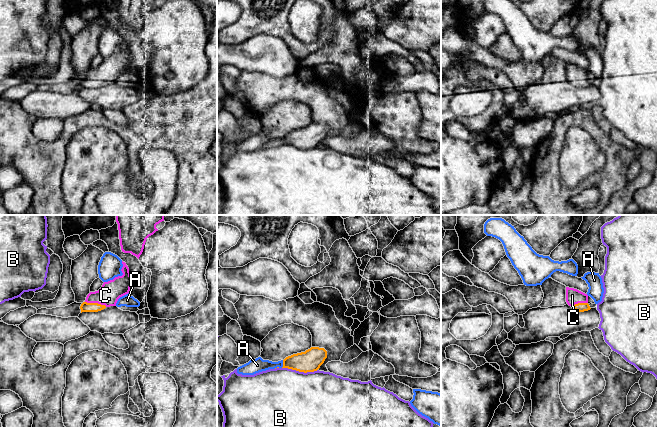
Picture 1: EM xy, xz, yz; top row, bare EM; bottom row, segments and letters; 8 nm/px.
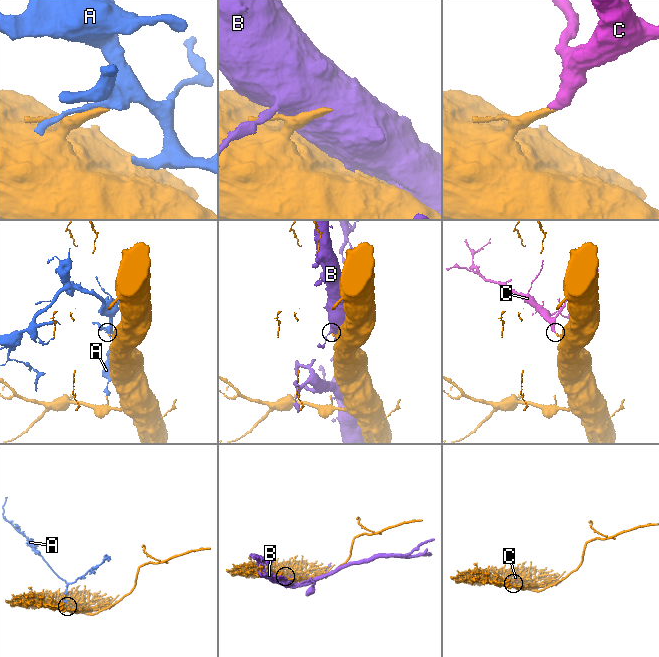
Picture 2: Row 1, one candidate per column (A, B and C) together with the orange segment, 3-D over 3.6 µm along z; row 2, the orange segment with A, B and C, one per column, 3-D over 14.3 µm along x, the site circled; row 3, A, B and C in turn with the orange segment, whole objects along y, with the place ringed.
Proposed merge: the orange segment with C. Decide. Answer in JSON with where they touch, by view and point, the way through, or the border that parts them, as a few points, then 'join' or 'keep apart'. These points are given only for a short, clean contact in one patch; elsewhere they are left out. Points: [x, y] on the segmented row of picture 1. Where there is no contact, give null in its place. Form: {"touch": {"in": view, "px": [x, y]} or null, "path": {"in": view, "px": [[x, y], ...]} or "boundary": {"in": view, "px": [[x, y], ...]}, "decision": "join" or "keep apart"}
{"touch": {"in": "xy", "px": [96, 303]}, "path": {"in": "xy", "px": [[85, 307], [96, 303], [108, 295]]}, "decision": "join"}

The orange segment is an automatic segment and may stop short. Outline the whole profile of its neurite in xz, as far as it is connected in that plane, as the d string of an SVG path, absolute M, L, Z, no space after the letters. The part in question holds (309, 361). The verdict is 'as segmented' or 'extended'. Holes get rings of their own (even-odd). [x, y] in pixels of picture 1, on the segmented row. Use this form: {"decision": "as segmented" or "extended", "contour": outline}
{"decision": "as segmented", "contour": "M311 347L305 352L293 354L283 360L283 367L299 372L317 371L327 358L327 351L324 348Z"}

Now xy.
{"decision": "extended", "contour": "M122 261L122 264L121 271L123 275L104 282L98 291L90 292L80 306L81 313L98 312L106 307L116 306L118 299L129 293L131 276L126 263Z"}

